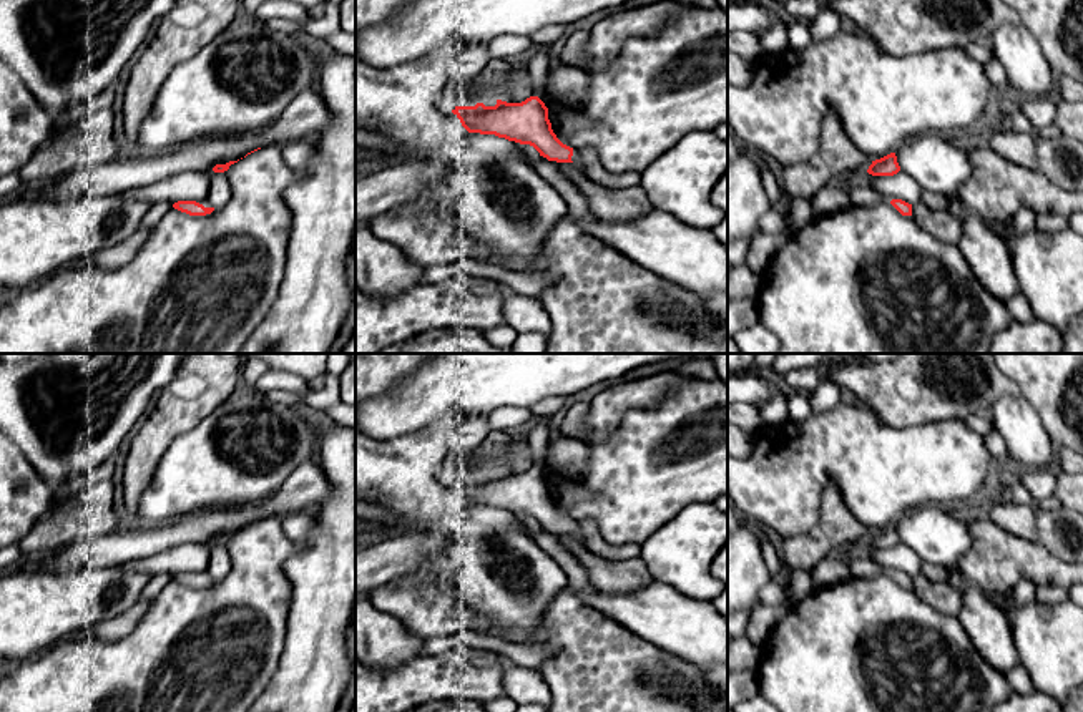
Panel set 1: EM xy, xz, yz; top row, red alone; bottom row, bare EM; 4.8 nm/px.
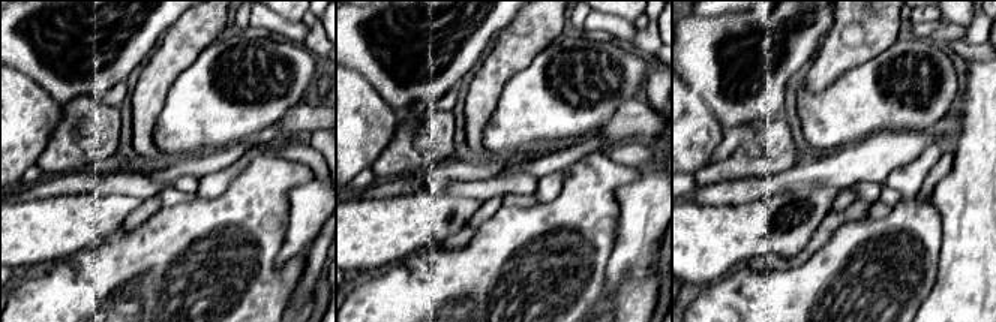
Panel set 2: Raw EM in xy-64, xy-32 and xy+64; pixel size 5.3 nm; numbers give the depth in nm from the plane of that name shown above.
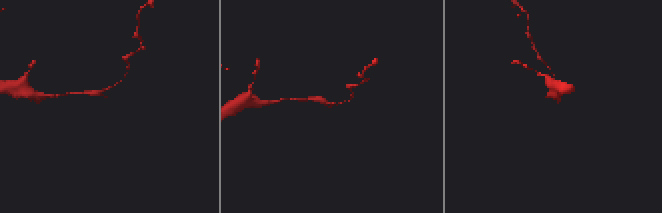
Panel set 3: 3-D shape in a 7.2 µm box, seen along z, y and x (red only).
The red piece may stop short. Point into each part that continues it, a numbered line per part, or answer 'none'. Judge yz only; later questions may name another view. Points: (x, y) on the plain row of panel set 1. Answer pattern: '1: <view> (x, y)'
none

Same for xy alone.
none

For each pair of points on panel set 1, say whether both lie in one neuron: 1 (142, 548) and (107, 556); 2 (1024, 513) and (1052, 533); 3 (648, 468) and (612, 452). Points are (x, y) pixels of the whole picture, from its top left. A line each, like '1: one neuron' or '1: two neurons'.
1: one neuron
2: two neurons
3: one neuron

